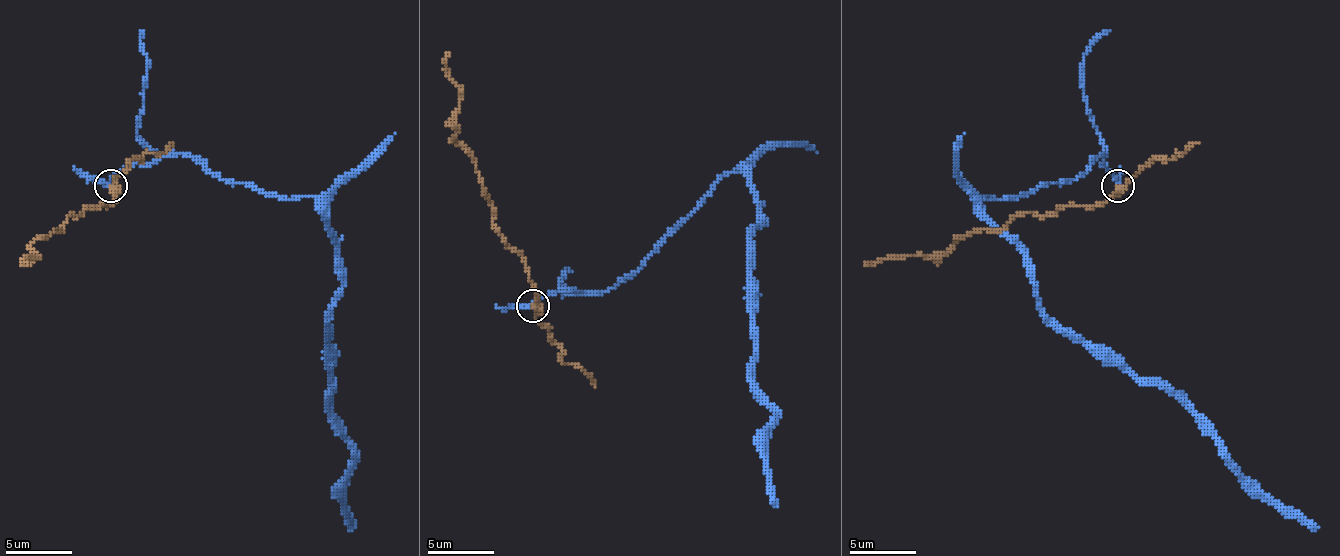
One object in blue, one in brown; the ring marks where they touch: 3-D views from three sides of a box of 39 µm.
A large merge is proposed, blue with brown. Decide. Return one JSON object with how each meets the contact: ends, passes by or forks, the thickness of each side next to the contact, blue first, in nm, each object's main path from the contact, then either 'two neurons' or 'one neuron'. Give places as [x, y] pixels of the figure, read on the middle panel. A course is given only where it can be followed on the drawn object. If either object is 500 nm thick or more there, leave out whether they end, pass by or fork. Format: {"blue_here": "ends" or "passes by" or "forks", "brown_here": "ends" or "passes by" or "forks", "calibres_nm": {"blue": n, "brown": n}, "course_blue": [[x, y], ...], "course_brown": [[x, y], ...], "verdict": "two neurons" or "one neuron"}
{"blue_here": "passes by", "brown_here": "passes by", "calibres_nm": {"blue": 190, "brown": 400}, "course_blue": [[532, 304], [608, 291], [737, 169], [764, 222], [751, 380], [774, 407], [777, 506]], "course_brown": [[532, 304], [535, 291], [532, 281], [499, 232], [476, 162], [453, 139], [459, 86], [446, 66], [449, 53]], "verdict": "two neurons"}

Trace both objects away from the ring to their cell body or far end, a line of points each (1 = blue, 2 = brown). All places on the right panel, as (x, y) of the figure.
1: (1116, 186), (1103, 153), (1077, 179), (981, 209), (1047, 315), (1156, 378), (1318, 527)
2: (1116, 186), (1093, 206), (1060, 206), (1044, 216), (1017, 212), (1000, 229), (974, 229), (931, 256), (865, 265)

